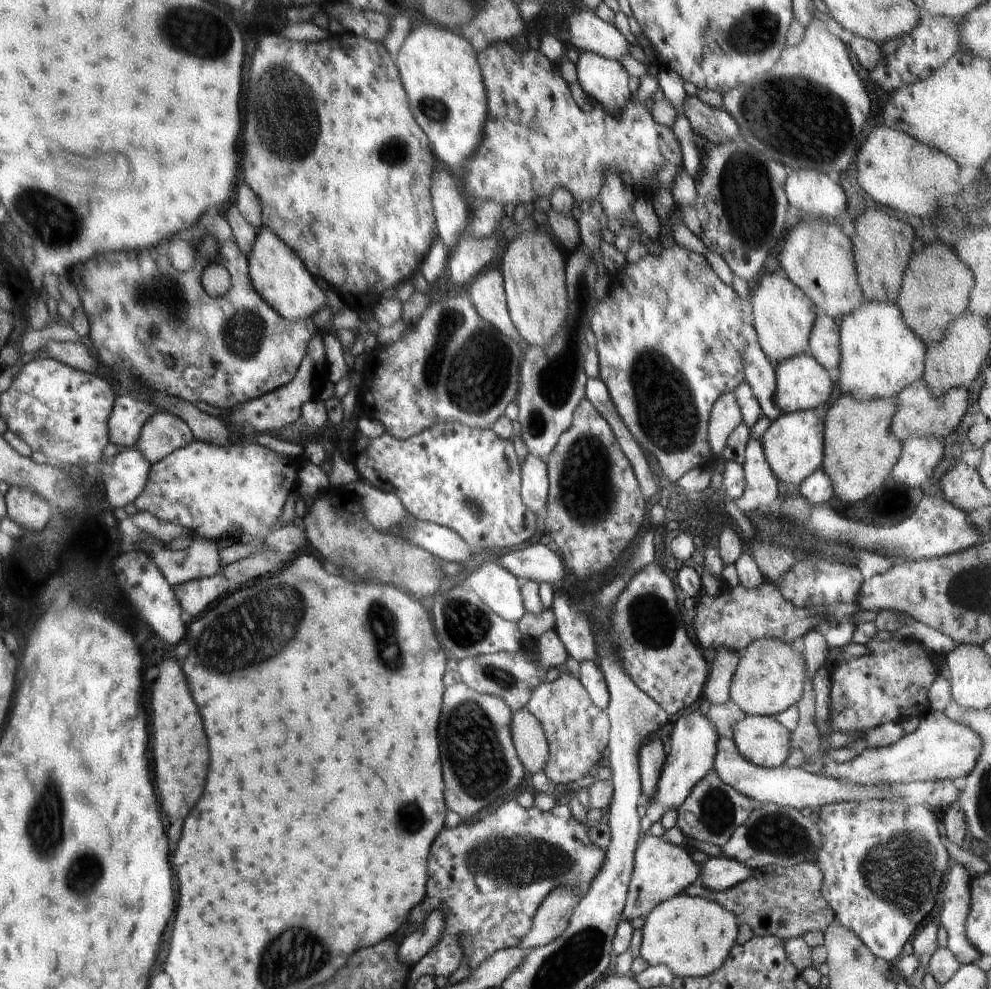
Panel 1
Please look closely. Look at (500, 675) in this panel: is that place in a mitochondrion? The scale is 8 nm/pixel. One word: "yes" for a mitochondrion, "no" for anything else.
yes

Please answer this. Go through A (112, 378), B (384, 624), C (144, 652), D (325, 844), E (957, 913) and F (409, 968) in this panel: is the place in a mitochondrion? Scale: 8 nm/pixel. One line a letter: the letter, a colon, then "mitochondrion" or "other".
A: other
B: mitochondrion
C: other
D: other
E: other
F: other

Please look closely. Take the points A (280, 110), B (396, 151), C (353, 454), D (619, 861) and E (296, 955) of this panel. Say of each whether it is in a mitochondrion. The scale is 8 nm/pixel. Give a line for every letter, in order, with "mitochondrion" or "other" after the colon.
A: mitochondrion
B: mitochondrion
C: other
D: other
E: mitochondrion

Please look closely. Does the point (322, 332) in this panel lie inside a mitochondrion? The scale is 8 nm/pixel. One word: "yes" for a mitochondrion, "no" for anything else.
no

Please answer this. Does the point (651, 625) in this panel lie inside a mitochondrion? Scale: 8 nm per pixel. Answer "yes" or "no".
yes

